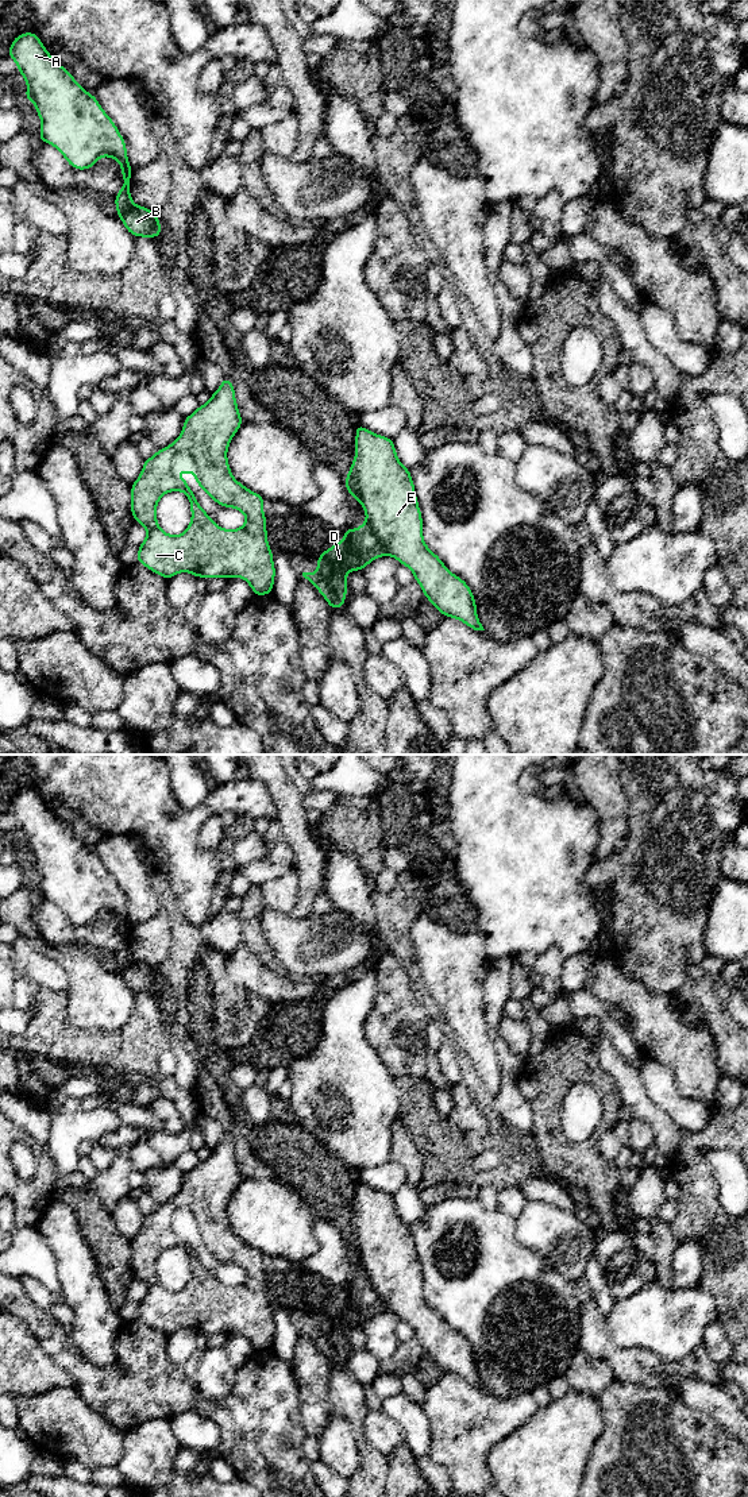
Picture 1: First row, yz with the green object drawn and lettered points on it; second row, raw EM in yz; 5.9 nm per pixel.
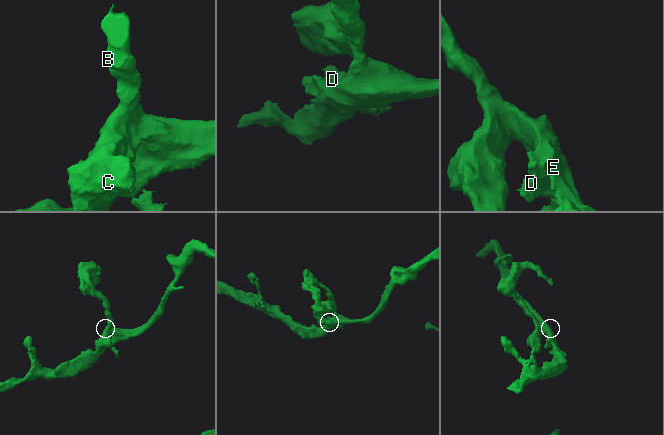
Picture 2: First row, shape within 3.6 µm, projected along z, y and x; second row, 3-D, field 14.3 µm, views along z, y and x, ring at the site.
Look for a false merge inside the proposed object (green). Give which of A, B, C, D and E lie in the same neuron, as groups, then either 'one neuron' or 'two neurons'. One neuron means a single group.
A B C E / D | two neurons

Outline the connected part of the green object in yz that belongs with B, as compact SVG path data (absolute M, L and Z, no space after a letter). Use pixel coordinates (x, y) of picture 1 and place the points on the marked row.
M35 32L19 34L12 40L7 55L15 61L18 72L24 77L27 84L24 99L35 105L42 121L38 140L55 147L76 170L86 170L96 166L100 157L109 157L117 161L124 180L123 186L113 198L117 216L134 238L159 238L162 225L157 213L132 202L130 182L134 169L128 163L126 142L96 96L88 93L69 70L54 61Z

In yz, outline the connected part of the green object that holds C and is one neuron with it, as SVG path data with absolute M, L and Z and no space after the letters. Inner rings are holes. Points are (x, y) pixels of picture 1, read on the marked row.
M224 377L220 387L211 394L211 400L184 418L184 428L177 440L143 460L142 472L131 485L131 516L147 530L144 541L138 547L136 563L166 580L185 571L196 578L208 579L238 576L250 584L254 595L273 594L275 567L273 551L267 543L265 498L234 478L227 459L230 443L242 424L234 383ZM178 471L193 472L198 486L217 505L243 513L246 516L244 525L238 529L220 528L200 506L186 479L176 477ZM169 491L182 491L190 503L190 524L184 533L177 536L162 530L157 520L157 505Z

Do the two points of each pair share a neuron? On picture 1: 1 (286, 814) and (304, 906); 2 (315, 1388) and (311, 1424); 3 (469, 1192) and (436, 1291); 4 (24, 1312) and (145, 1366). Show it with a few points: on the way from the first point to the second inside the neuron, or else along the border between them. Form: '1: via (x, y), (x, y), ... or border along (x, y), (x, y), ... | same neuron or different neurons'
1: via (299, 837), (307, 849), (307, 883) | same neuron
2: via (313, 1397), (313, 1415) | same neuron
3: border along (477, 1198), (448, 1198), (436, 1206) | different neurons
4: via (54, 1341), (91, 1378), (114, 1378) | same neuron

